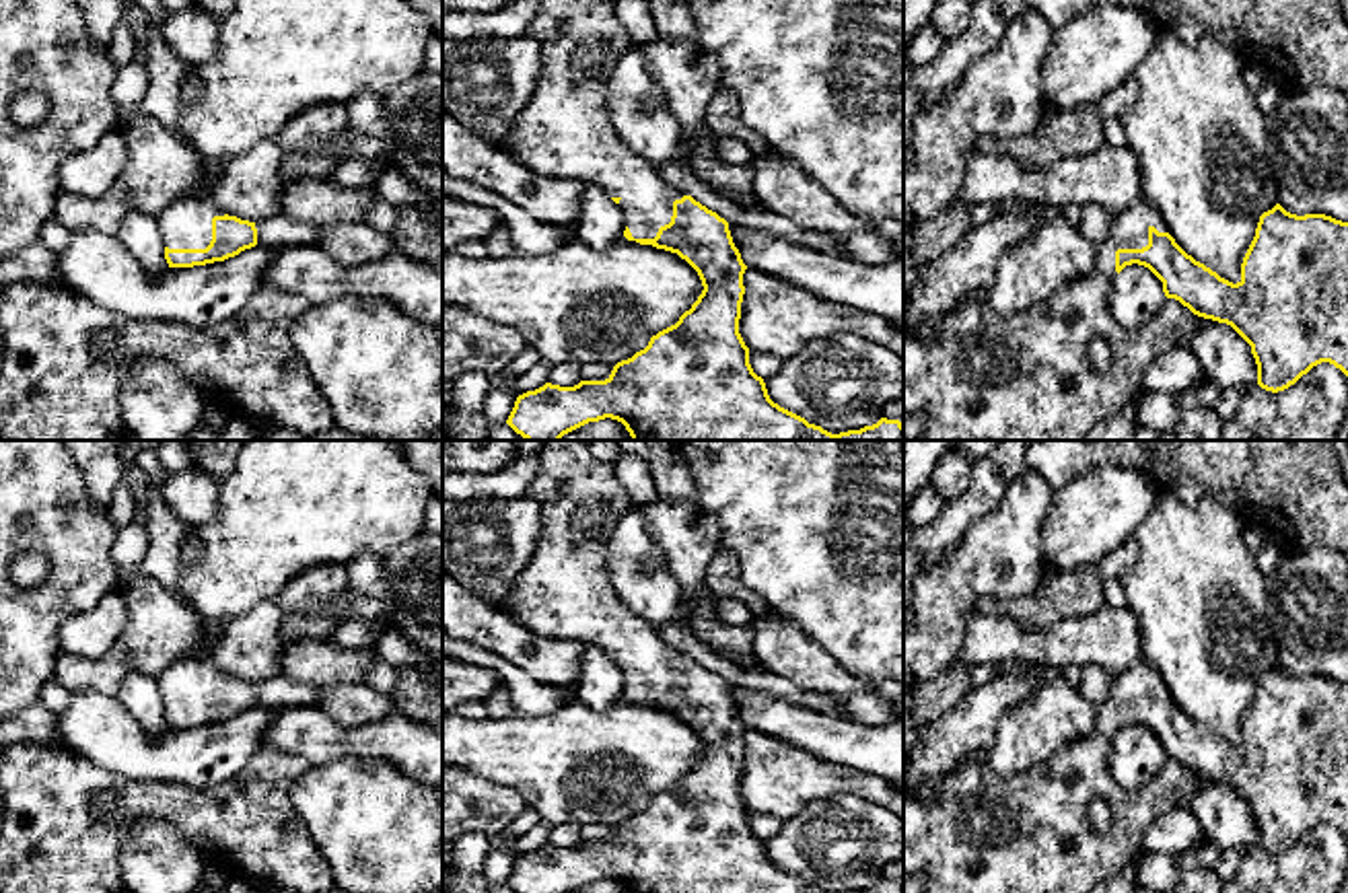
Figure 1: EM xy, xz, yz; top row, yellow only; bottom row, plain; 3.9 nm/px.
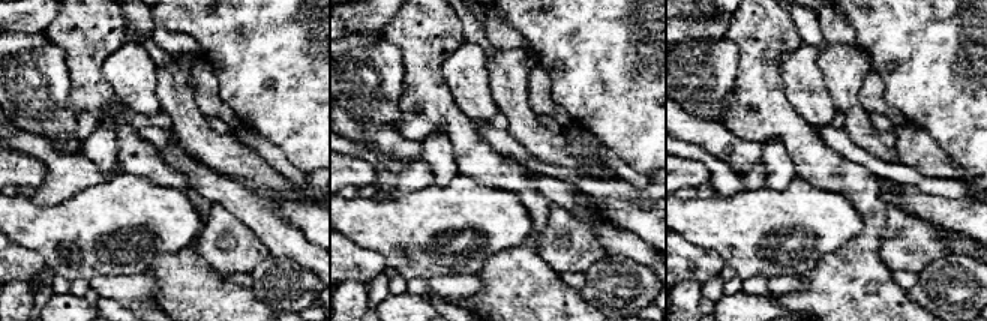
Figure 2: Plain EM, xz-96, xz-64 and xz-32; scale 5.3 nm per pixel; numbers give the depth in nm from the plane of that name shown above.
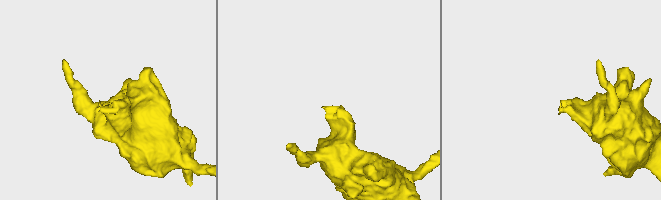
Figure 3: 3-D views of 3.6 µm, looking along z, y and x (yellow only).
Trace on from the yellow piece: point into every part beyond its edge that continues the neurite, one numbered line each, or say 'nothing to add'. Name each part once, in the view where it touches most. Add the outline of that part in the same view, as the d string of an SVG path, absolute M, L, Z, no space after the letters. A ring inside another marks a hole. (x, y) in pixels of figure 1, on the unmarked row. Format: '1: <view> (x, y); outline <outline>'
1: yz (1027, 832); outline M1140 658L1132 669L1111 675L1109 695L1095 706L1093 733L1043 765L994 776L984 770L986 751L978 751L943 776L932 802L903 796L903 877L926 872L924 893L1091 893L1118 877L1144 852L1146 831L1165 813L1190 807L1198 790L1196 776L1175 759L1167 759L1142 788L1126 790L1111 776L1115 712L1146 708L1150 687L1167 693L1161 675ZM1095 798L1111 809L1105 833L1097 833L1087 821Z

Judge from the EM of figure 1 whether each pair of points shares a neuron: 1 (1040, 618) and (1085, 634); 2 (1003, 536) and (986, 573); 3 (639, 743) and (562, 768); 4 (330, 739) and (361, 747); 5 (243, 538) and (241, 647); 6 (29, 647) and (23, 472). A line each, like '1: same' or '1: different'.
1: different
2: same
3: same
4: same
5: different
6: same

